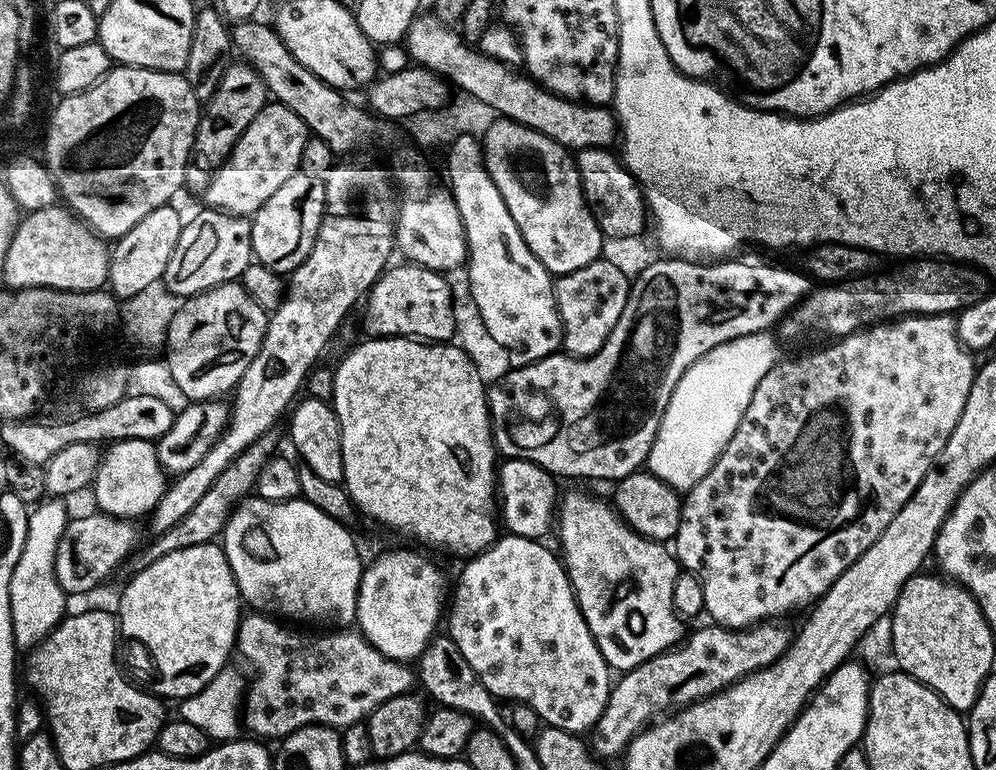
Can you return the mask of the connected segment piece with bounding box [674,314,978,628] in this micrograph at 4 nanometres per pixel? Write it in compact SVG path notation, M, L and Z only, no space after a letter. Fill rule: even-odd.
M951 315L901 316L882 324L871 325L849 336L833 339L825 348L808 352L805 356L792 356L789 360L777 359L776 365L758 382L758 390L738 422L738 430L726 442L722 454L714 466L693 488L687 489L680 505L680 525L674 537L674 555L679 567L685 572L693 572L702 582L704 612L712 615L715 623L726 628L750 628L761 620L775 620L787 617L787 612L796 612L815 605L820 597L830 590L830 586L860 555L890 526L894 514L906 506L914 490L922 482L926 470L932 468L934 458L946 446L958 418L962 418L962 406L970 394L970 386L978 371L972 365L973 353L960 343L956 333L956 321Z

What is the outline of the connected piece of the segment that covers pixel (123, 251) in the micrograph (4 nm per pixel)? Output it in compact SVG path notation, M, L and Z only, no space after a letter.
M166 203L158 206L158 210L150 210L142 222L135 224L111 245L107 287L113 296L129 298L141 293L146 286L164 279L166 262L170 262L170 254L174 254L174 246L178 246L178 238L186 223L185 217L180 217L179 210L172 207L171 203Z

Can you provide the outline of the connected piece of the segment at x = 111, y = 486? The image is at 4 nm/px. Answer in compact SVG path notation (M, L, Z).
M118 440L103 449L90 492L96 495L96 504L100 507L97 509L103 515L132 520L136 516L147 517L162 498L165 487L166 473L158 462L155 443L150 440Z

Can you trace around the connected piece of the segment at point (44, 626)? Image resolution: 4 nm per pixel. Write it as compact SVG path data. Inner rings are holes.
M48 498L37 503L28 514L26 542L22 546L22 554L18 554L18 562L10 574L8 587L12 637L20 650L35 648L55 630L66 615L66 593L62 586L58 586L58 578L54 574L54 554L58 554L58 542L70 519L70 513L64 509L64 504L63 499Z

